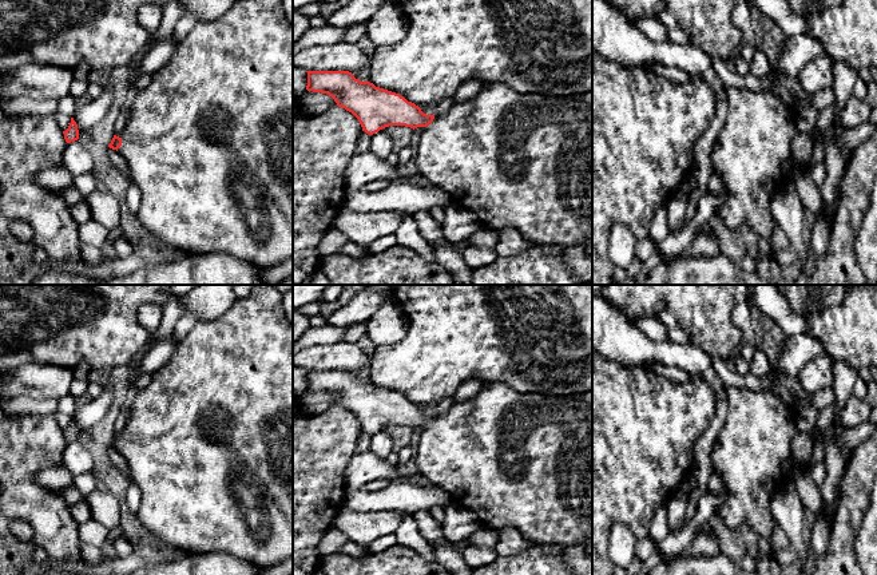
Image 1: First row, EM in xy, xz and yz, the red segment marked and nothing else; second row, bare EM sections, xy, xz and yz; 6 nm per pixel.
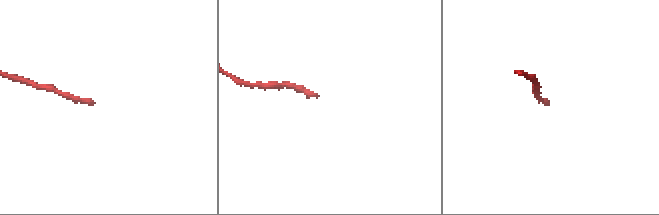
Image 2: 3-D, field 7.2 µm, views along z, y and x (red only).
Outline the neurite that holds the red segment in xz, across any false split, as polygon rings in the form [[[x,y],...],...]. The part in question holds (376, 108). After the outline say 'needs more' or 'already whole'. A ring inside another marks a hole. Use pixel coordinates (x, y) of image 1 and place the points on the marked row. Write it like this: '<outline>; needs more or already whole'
[[[306,71],[307,91],[328,94],[338,107],[352,112],[360,122],[362,131],[369,135],[389,126],[421,127],[420,142],[414,147],[416,164],[422,178],[449,194],[453,203],[457,203],[477,215],[480,222],[493,230],[516,227],[525,239],[533,245],[559,245],[564,249],[592,243],[592,91],[571,98],[555,98],[541,94],[520,94],[503,83],[484,86],[471,100],[455,103],[447,114],[426,115],[418,106],[408,102],[400,94],[376,87],[373,83],[361,82],[349,71]]]; needs more

